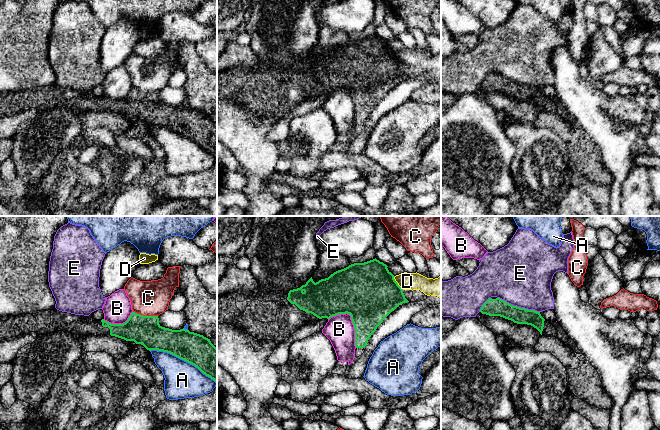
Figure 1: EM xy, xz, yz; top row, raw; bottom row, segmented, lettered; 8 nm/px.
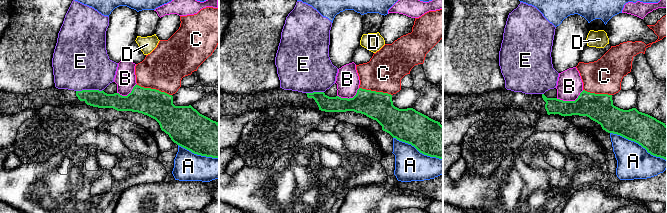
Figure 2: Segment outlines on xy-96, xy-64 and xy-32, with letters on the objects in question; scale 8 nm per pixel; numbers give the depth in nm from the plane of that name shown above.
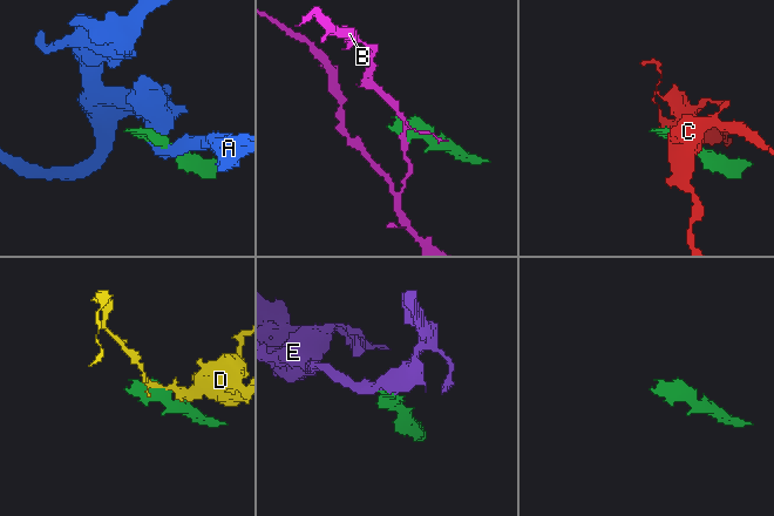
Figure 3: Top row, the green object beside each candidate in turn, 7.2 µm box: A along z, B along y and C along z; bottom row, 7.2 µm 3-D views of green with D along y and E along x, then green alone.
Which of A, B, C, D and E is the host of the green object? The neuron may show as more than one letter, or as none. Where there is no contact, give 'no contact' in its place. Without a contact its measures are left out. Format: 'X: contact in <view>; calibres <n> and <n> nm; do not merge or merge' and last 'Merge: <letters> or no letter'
A: contact in xy; calibres 240 and 280 nm; do not merge
B: contact in xz; calibres 420 and 240 nm; do not merge
C: contact in xy; calibres 240 and 280 nm; do not merge
D: contact in xz; calibres 460 and 140 nm; do not merge
E: contact in yz; calibres 140 and 480 nm; do not merge
Merge: no letter

